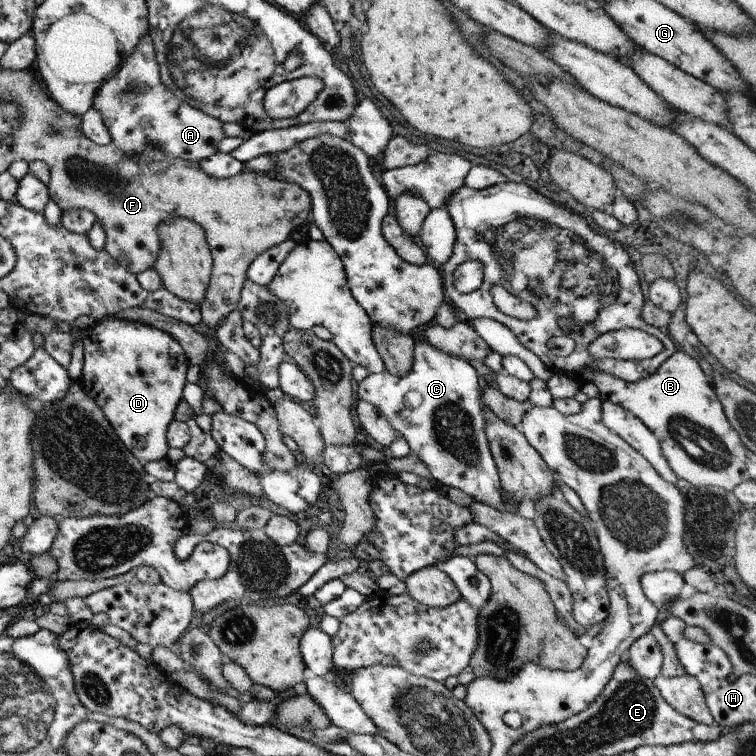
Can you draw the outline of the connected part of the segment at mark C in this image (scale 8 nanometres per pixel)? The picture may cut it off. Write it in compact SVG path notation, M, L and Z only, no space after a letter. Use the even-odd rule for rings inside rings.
M414 343L412 365L405 376L383 371L368 373L357 383L359 399L370 402L389 421L389 424L404 438L411 453L427 467L432 480L446 487L459 489L477 503L502 513L517 513L519 503L509 497L504 499L498 470L492 459L484 433L481 390L477 385L475 370L463 359L439 352L427 343Z

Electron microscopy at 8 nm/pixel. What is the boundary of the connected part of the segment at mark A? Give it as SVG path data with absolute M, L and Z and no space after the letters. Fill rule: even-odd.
M147 34L140 39L136 49L119 65L113 74L108 78L95 93L92 106L99 112L102 123L105 125L110 136L110 142L121 152L128 155L138 151L138 147L143 150L146 146L151 146L165 155L176 159L198 163L200 160L209 158L218 150L218 142L224 137L222 133L222 121L213 118L211 115L190 107L187 103L181 102L172 95L171 91L163 86L158 73L158 66L154 57L152 38ZM147 116L149 123L145 128L139 128L139 120Z

